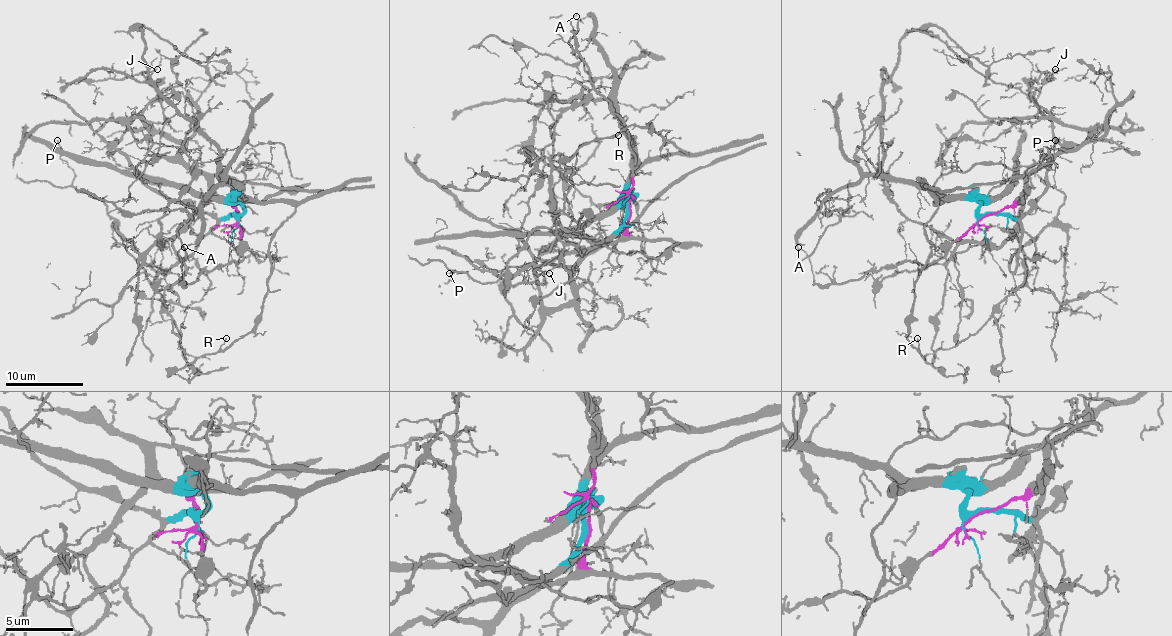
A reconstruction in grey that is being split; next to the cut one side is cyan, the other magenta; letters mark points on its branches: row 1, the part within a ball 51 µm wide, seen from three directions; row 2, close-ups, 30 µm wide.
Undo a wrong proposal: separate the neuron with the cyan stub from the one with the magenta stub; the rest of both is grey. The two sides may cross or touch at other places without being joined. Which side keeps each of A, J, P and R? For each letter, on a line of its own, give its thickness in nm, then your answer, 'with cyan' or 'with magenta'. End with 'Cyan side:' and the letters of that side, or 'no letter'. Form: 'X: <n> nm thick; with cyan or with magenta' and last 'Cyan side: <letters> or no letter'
A: 100 nm thick; with magenta
J: 100 nm thick; with magenta
P: 110 nm thick; with cyan
R: 120 nm thick; with cyan
Cyan side: P, R

